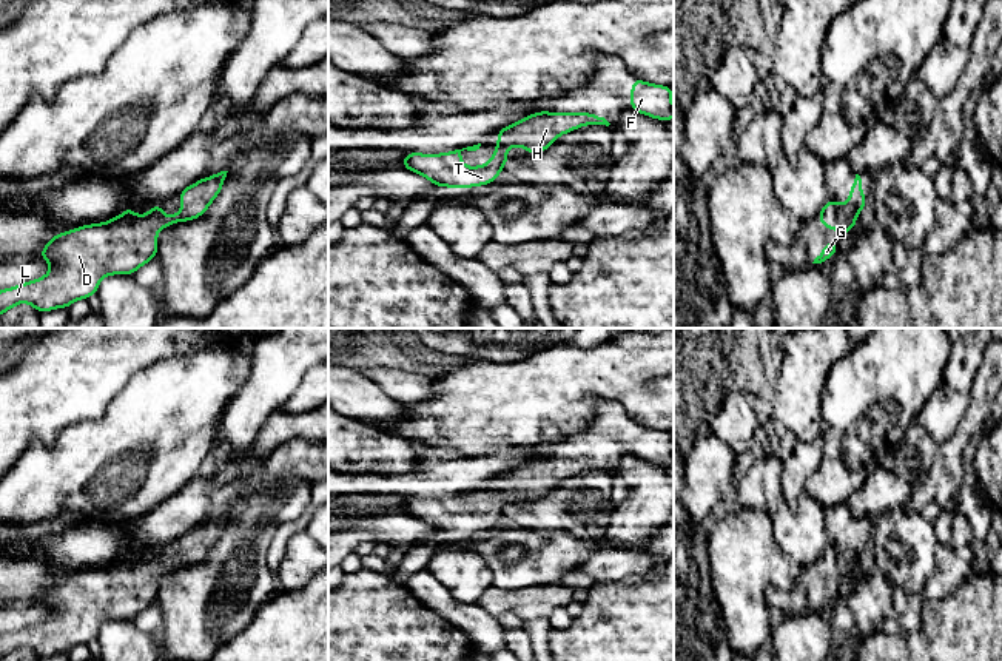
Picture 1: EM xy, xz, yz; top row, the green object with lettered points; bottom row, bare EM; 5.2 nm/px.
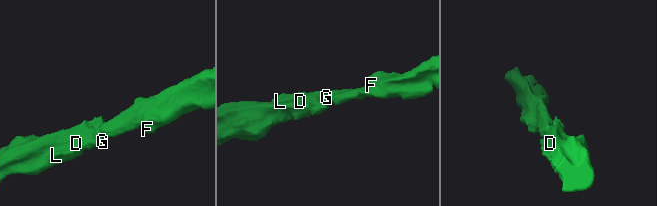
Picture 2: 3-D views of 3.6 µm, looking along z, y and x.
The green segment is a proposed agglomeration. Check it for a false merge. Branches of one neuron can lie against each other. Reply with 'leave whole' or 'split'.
leave whole

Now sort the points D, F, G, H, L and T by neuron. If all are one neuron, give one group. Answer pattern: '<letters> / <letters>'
D F G H L T

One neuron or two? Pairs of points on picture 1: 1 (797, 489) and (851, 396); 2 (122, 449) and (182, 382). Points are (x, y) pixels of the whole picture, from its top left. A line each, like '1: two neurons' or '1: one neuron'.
1: two neurons
2: one neuron

